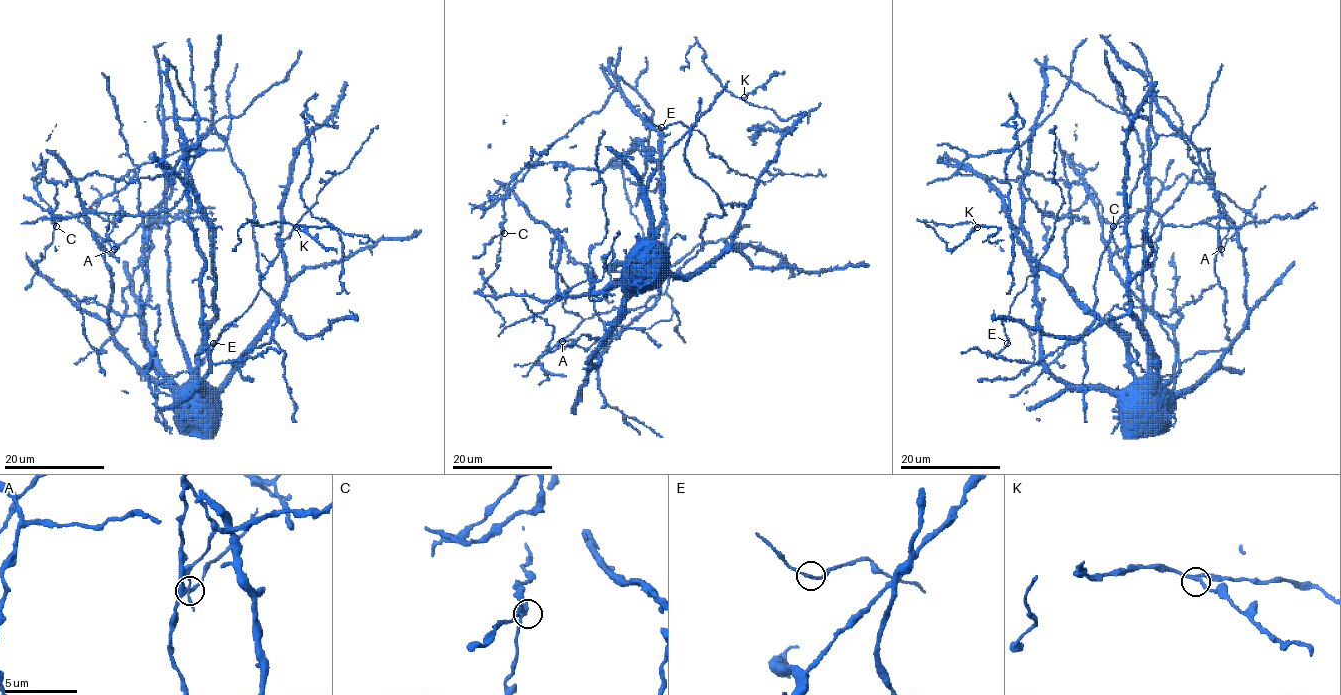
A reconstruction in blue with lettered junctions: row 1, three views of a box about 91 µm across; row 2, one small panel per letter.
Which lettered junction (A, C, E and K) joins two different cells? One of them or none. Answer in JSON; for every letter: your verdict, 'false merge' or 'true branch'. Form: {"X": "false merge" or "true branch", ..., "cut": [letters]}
{"A": "false merge", "C": "true branch", "E": "true branch", "K": "true branch", "cut": ["A"]}

